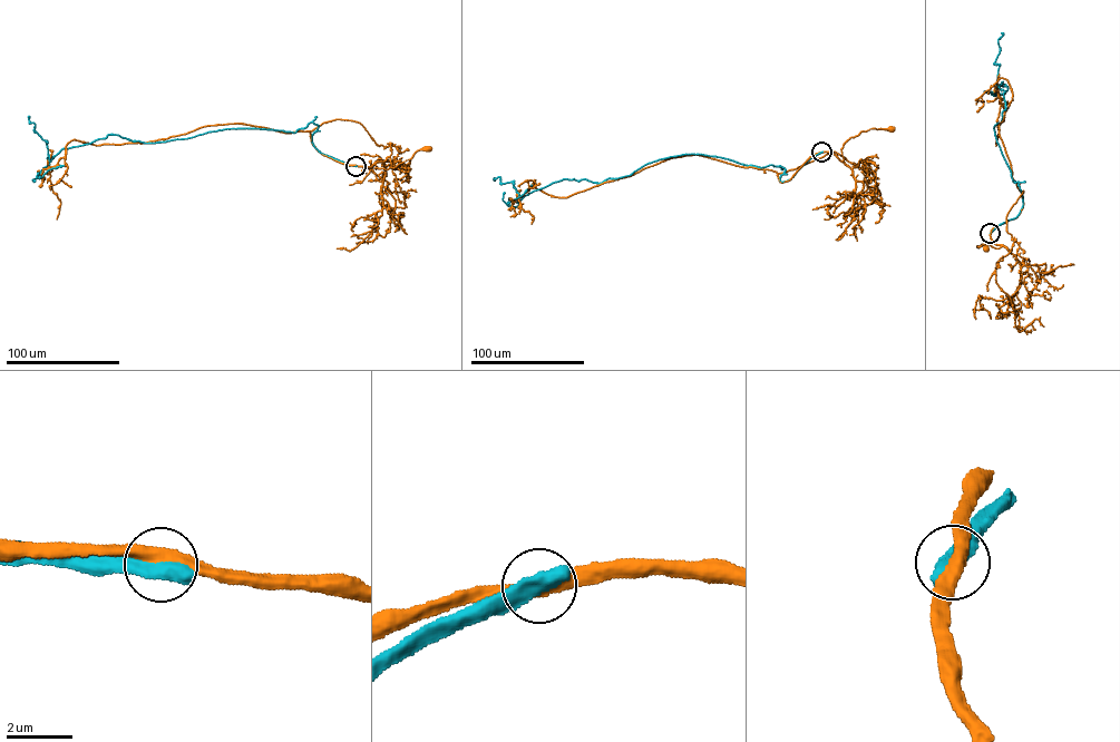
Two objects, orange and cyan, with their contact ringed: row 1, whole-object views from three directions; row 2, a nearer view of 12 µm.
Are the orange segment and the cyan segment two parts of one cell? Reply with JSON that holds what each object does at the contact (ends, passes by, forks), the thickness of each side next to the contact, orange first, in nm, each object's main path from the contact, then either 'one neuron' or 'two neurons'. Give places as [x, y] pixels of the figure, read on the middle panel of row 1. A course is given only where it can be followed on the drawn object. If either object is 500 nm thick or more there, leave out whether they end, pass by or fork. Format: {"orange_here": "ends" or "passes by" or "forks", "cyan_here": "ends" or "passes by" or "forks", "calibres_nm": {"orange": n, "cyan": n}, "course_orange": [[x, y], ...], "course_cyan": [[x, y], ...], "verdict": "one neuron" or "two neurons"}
{"calibres_nm": {"orange": 400, "cyan": 600}, "course_orange": [[821, 152], [833, 153], [843, 162], [841, 149], [850, 138], [874, 128], [892, 129]], "course_cyan": [[821, 152], [784, 182], [780, 166], [697, 154], [602, 183], [563, 179], [522, 196], [514, 181], [494, 177]], "verdict": "two neurons"}

